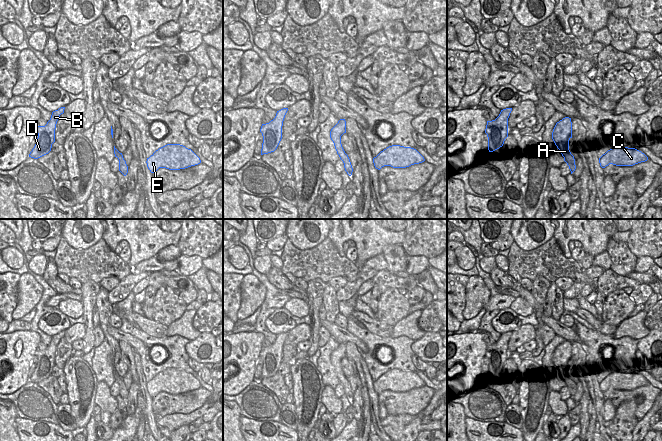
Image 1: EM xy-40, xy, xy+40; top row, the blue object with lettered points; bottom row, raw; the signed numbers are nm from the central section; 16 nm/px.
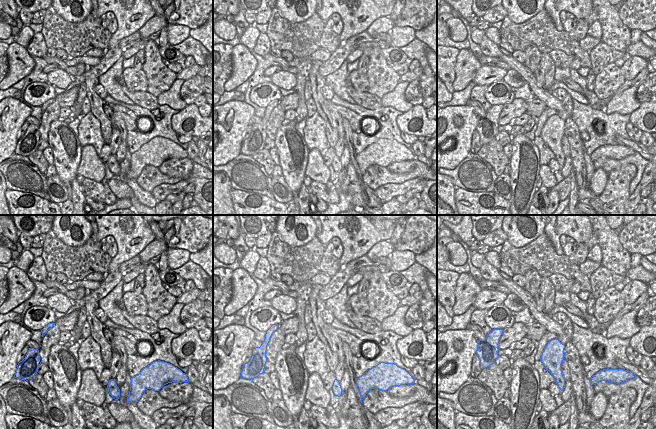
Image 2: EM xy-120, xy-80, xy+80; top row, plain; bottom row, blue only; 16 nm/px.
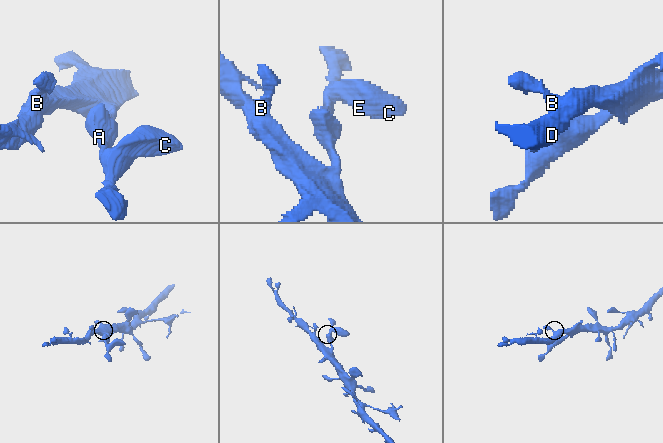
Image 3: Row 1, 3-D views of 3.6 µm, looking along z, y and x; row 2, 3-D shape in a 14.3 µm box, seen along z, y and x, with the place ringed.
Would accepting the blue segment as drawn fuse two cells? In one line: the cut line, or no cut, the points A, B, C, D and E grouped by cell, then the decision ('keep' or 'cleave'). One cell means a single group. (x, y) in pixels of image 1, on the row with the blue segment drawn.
cut none; groups A B C D E; keep

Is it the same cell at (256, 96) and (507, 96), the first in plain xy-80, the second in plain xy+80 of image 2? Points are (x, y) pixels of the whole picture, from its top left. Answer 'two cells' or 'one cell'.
one cell

